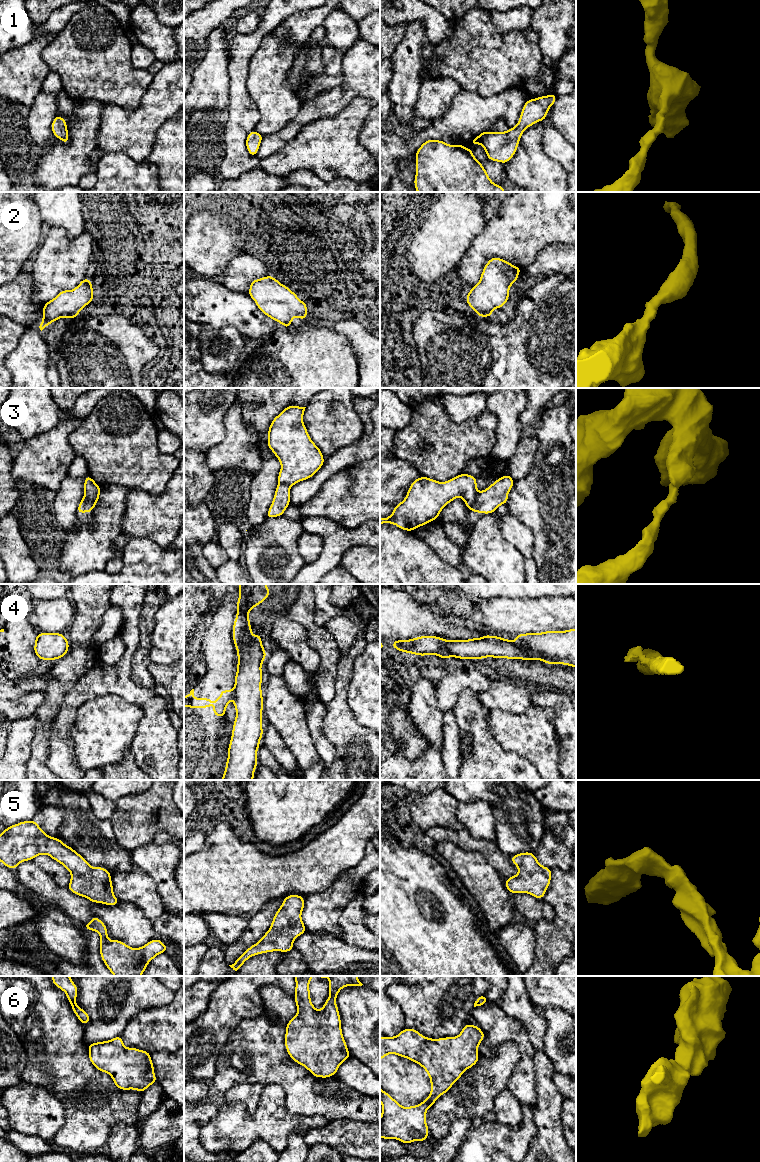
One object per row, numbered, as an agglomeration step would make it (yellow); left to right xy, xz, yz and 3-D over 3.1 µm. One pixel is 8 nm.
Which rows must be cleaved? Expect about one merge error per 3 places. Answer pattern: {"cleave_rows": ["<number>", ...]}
{"cleave_rows": ["3", "4"]}

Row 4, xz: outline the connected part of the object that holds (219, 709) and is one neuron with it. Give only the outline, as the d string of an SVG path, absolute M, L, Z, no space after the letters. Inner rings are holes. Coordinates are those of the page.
M234 688L231 690L221 690L220 697L215 700L215 705L213 707L213 713L217 717L223 717L226 713L227 705L232 701L232 696L234 695Z

